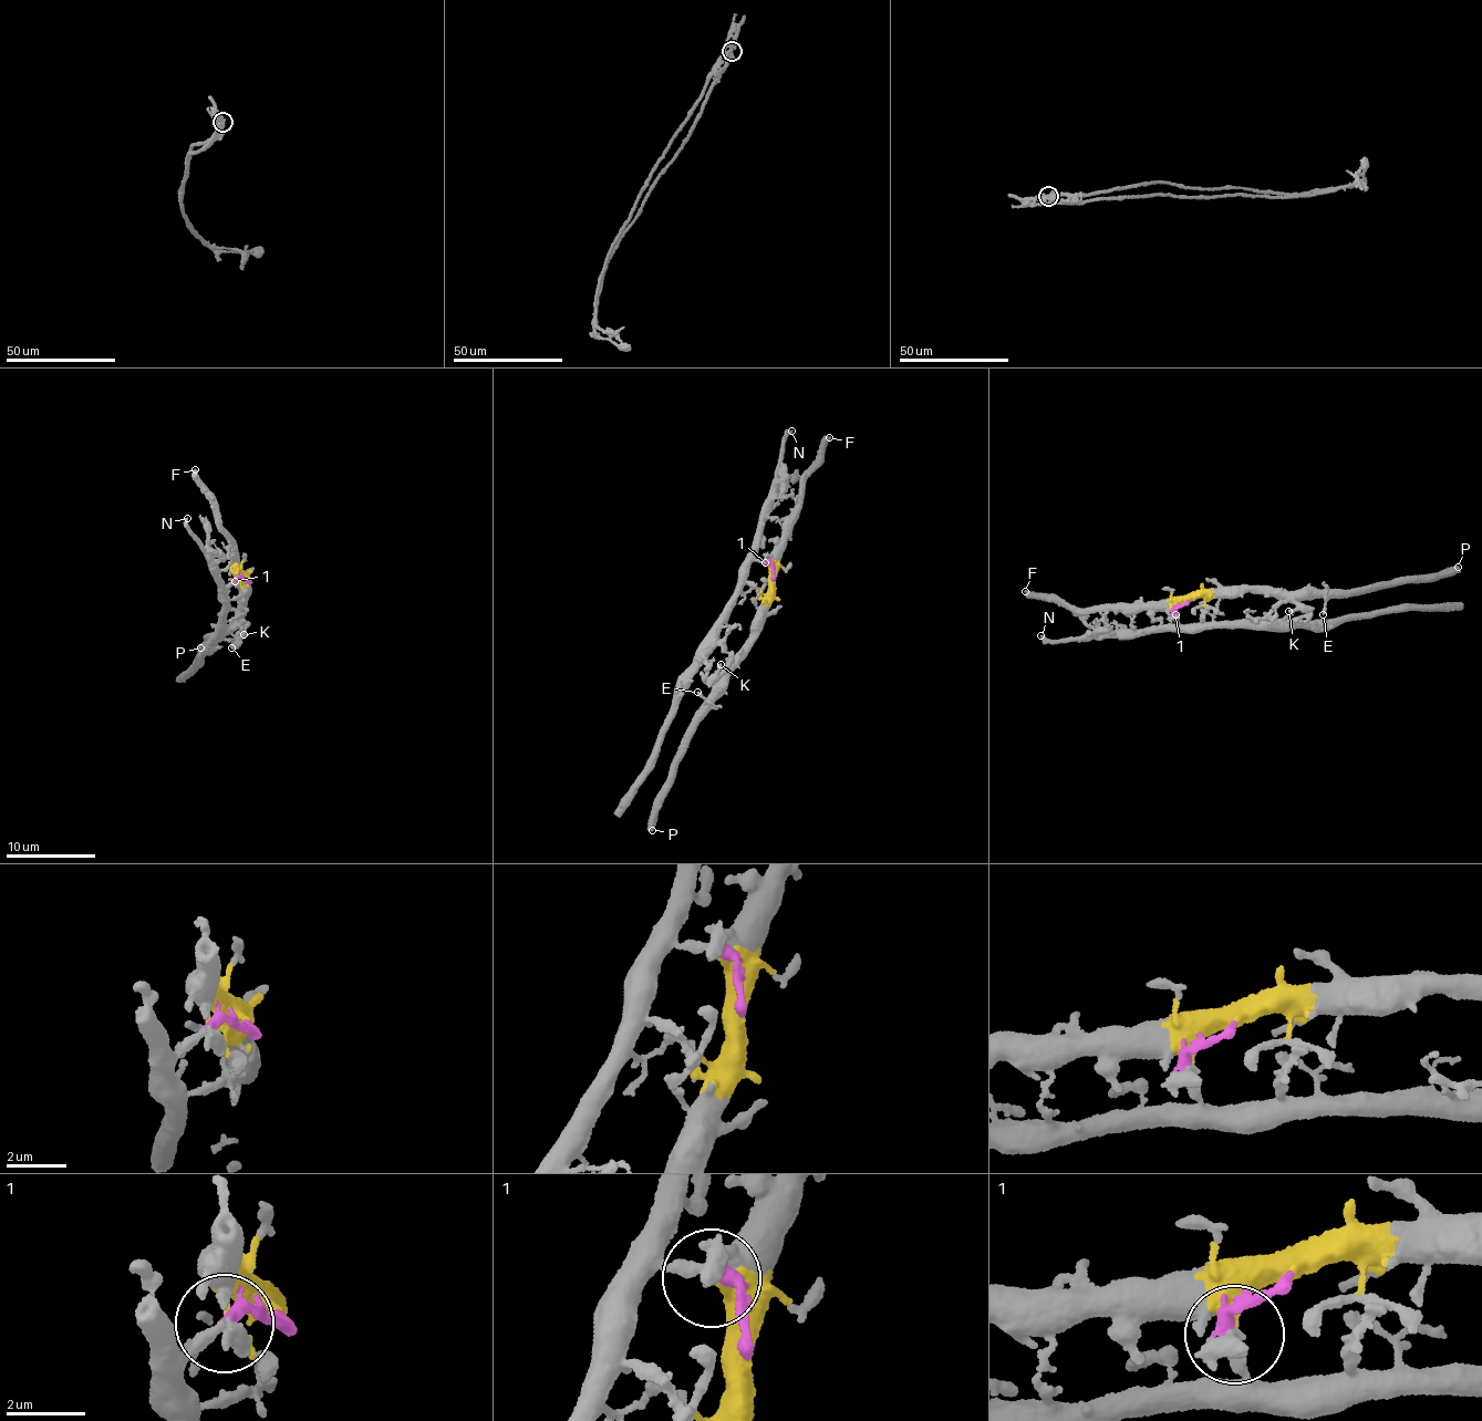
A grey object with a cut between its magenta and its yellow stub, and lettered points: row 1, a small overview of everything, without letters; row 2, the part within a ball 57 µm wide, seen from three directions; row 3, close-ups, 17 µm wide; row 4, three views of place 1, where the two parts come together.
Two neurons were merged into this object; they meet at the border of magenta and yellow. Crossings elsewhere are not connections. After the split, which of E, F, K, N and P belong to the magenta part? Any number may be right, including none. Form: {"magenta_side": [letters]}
{"magenta_side": ["N"]}

